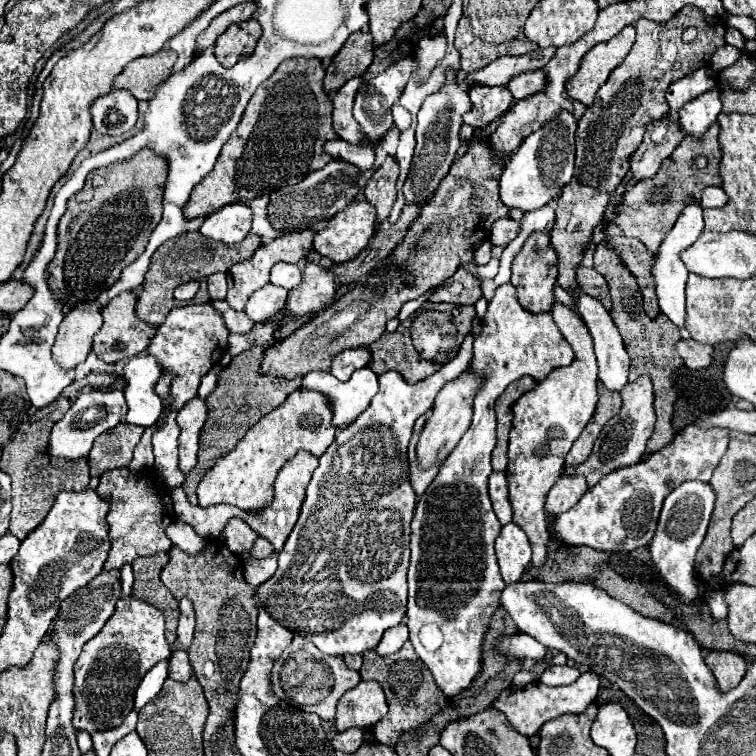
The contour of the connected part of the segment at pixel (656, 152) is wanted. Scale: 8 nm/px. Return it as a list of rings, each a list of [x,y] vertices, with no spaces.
[[[666,117],[668,123],[668,137],[662,145],[654,145],[650,139],[650,127],[644,133],[644,141],[638,147],[638,151],[632,155],[632,163],[630,163],[630,171],[634,173],[634,179],[646,179],[646,177],[654,177],[662,165],[664,159],[668,159],[672,155],[672,151],[678,147],[678,143],[684,139],[684,131],[680,131],[680,123],[676,123],[676,119]]]

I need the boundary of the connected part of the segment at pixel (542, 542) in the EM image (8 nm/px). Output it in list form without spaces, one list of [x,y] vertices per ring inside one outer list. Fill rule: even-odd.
[[[556,303],[552,309],[552,319],[556,321],[560,333],[574,349],[574,361],[568,367],[554,369],[536,389],[524,393],[512,407],[514,421],[510,431],[510,445],[508,445],[508,469],[506,479],[510,487],[510,503],[514,509],[514,523],[528,535],[534,555],[532,565],[542,567],[544,559],[548,557],[548,543],[550,535],[546,529],[546,511],[544,511],[544,497],[548,495],[550,487],[562,475],[564,457],[568,455],[574,439],[582,433],[586,423],[592,419],[596,409],[596,381],[598,381],[598,367],[592,347],[592,337],[582,323],[582,319],[566,305]]]

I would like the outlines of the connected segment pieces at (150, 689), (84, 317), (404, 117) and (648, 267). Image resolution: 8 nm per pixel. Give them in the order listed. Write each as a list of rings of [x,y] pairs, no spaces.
[[[164,659],[160,663],[156,663],[146,673],[146,677],[142,679],[142,683],[136,691],[136,699],[134,699],[134,709],[136,711],[140,711],[148,701],[152,701],[160,693],[160,687],[164,685],[164,679],[168,679],[168,661],[170,659]]]
[[[98,301],[80,303],[78,307],[74,307],[60,323],[60,331],[52,347],[54,359],[66,369],[82,363],[92,347],[92,337],[100,327],[102,315]]]
[[[398,103],[392,107],[392,115],[394,115],[394,125],[400,131],[404,131],[404,129],[410,127],[410,123],[408,123],[408,111],[404,107],[398,107]]]
[[[602,227],[594,231],[594,239],[590,247],[594,247],[600,239],[606,239],[612,245],[612,249],[624,259],[628,269],[636,275],[644,297],[644,311],[648,317],[656,317],[656,313],[660,313],[660,307],[658,307],[658,297],[654,291],[654,277],[652,277],[654,255],[646,249],[642,241],[624,235],[604,235]]]

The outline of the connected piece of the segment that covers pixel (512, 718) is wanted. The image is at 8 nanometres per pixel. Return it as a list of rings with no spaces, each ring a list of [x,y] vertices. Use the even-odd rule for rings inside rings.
[[[592,671],[582,673],[572,685],[566,685],[566,687],[548,687],[548,685],[544,685],[540,681],[524,685],[524,687],[510,685],[508,689],[504,689],[504,693],[500,693],[492,701],[492,707],[506,715],[512,729],[516,729],[520,735],[532,737],[550,719],[556,719],[560,715],[580,715],[580,713],[584,713],[588,709],[588,705],[596,701],[598,687],[600,687],[600,679]]]

